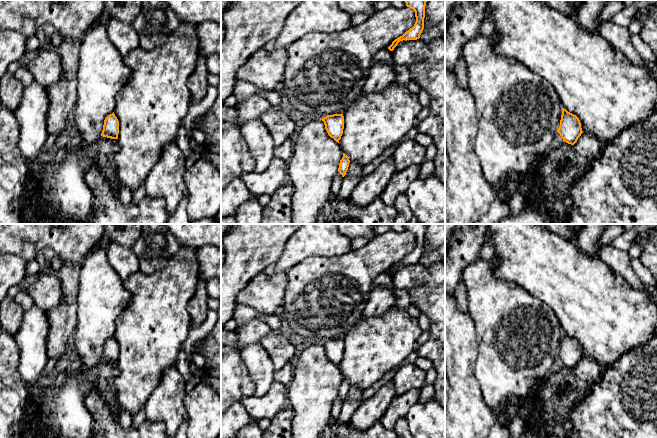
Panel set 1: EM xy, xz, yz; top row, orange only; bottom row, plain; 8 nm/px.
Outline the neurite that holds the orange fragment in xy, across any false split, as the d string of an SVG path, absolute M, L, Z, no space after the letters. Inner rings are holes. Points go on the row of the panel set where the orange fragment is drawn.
M113 112L105 118L101 136L111 139L118 139L118 134L119 121Z

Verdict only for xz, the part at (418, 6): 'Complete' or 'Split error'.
Complete

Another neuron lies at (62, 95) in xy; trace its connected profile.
M60 79L46 88L49 96L49 109L47 113L48 134L61 134L68 123L69 116L73 114L76 103L77 79Z

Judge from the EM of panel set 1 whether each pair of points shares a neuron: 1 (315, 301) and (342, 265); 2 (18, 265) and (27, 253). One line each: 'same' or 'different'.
1: same
2: different

